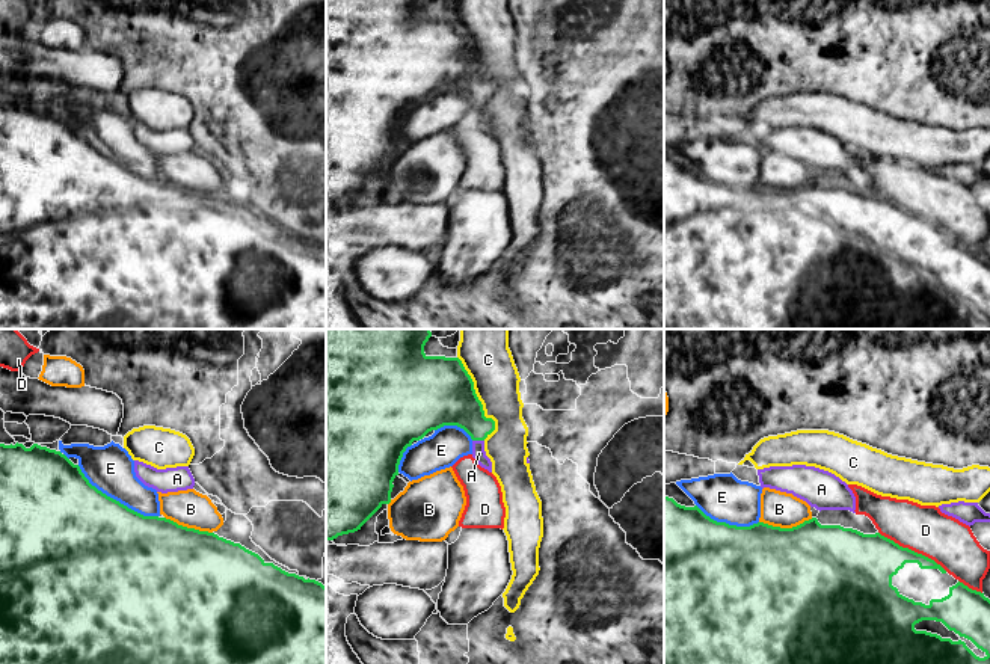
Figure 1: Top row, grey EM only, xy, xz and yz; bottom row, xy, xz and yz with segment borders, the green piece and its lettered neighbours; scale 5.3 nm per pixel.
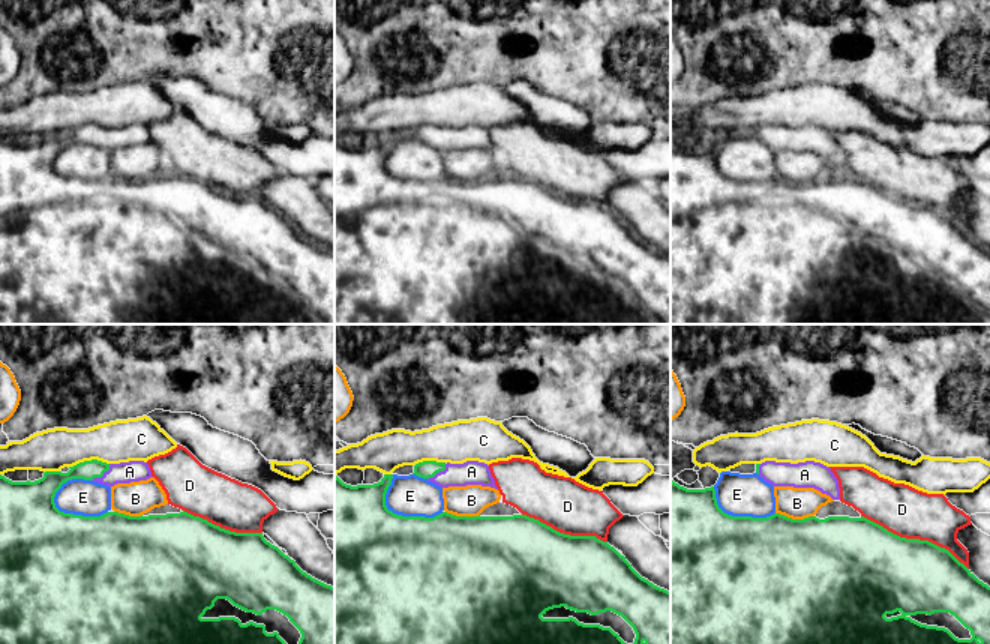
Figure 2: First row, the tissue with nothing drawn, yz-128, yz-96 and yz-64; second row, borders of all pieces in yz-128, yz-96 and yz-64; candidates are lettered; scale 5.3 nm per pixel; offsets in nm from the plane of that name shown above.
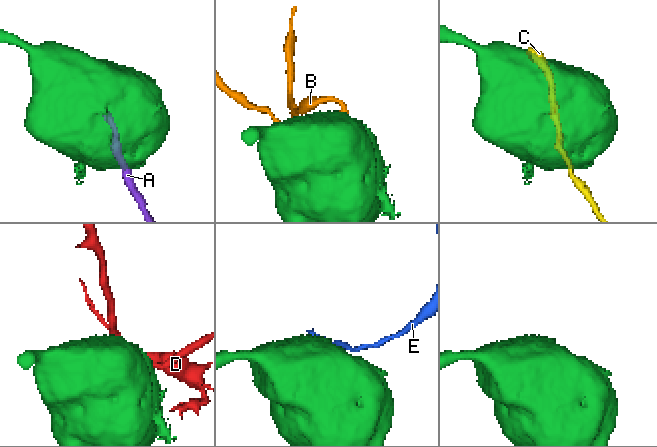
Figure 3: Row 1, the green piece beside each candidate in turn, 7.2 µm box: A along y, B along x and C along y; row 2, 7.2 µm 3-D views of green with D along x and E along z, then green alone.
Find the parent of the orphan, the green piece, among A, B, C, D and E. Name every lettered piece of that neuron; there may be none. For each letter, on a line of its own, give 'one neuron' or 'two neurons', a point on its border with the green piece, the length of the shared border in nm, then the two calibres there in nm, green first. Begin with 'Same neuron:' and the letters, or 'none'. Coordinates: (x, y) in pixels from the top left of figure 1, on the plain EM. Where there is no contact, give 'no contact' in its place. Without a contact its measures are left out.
Same neuron: A
A: one neuron; meets green in xz at (479, 101); contact 60 nm long; 260 nm thick on the green side, 70 nm on the other
B: two neurons; meets green in yz at (785, 190); contact 280 nm long; 500 nm thick on the green side, 190 nm on the other
C: two neurons; meets green in xz at (479, 62); contact 480 nm long; 380 nm thick on the green side, 260 nm on the other
D: two neurons; meets green in yz at (913, 213); contact 420 nm long; 300 nm thick on the green side, 260 nm on the other
E: two neurons; meets green in xy at (115, 162); contact 500 nm long; 500 nm thick on the green side, 240 nm on the other

